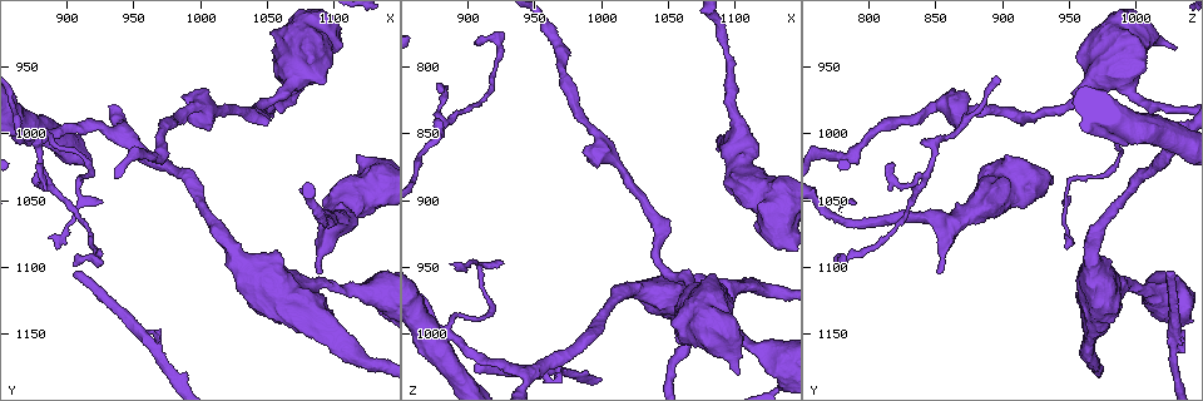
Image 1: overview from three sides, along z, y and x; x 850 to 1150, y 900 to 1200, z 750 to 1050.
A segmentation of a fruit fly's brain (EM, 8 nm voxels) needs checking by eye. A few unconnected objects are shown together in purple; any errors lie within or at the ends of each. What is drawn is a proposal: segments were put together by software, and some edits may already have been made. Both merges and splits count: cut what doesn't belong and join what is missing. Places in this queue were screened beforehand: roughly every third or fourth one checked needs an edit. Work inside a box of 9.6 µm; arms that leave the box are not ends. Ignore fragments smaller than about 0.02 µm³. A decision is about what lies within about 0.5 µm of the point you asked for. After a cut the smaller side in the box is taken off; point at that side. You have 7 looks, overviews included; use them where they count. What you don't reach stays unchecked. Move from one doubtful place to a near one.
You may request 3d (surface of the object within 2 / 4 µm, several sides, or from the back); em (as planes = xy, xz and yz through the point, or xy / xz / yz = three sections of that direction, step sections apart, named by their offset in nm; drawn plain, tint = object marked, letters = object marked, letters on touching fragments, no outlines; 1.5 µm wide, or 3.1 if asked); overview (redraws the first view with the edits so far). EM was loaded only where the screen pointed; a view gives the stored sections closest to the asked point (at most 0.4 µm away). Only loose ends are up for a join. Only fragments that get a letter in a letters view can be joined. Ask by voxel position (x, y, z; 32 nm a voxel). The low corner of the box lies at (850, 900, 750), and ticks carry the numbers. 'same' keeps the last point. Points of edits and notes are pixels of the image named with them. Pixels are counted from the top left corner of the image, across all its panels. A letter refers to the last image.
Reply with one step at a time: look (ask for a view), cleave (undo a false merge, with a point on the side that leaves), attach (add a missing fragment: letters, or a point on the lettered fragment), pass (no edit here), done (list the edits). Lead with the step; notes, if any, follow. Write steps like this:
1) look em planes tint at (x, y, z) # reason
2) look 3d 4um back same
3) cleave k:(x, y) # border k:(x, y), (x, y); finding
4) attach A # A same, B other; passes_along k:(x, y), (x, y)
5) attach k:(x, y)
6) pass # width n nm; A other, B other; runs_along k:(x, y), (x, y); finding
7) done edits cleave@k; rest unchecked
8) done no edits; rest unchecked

look em planes letters at (1090, 1104, 854) # an open end

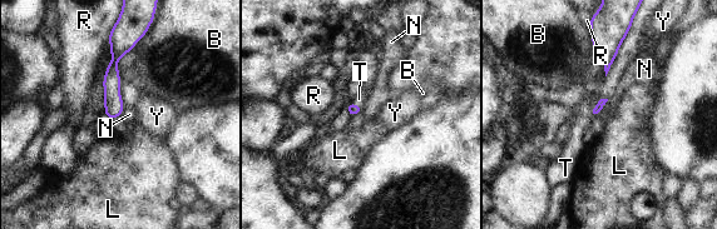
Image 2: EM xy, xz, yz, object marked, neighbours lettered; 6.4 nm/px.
attach T # longest_contact N 150 nm; B other, L other, N other, R other, T same, Y other; it goes on there

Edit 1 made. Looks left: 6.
look em planes tint at (908, 1038, 952) # sharp bend

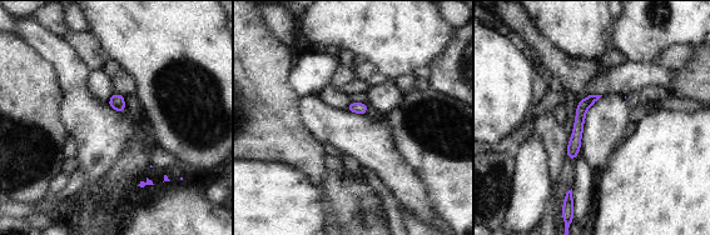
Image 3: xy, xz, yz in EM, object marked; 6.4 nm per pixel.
look em planes letters same # what lies round it

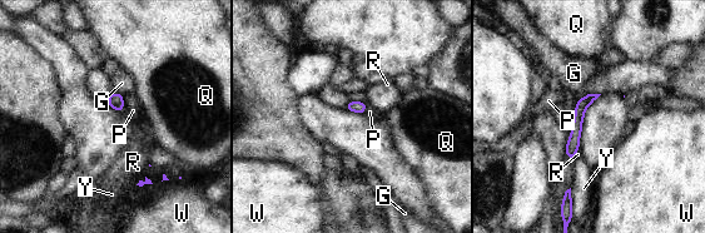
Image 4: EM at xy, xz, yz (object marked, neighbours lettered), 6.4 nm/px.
pass # G other, P other, Q other, R other, W other, Y other; border 4:(123, 97), (124, 110); all the same neuron

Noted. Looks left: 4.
look 3d 2um at (904, 1098, 782) # branch stops here

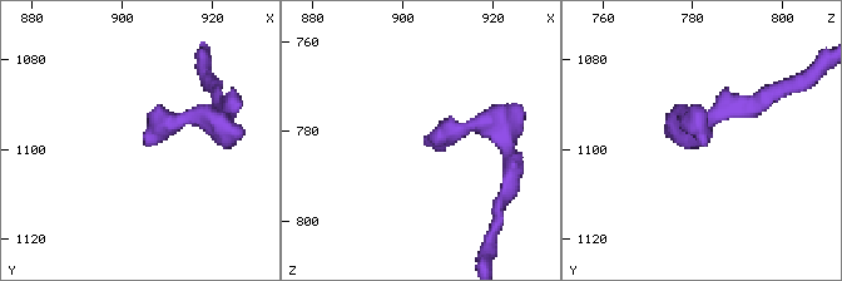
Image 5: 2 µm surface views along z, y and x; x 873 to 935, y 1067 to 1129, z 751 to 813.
look em xy step 8 tint at (905, 1097, 781)

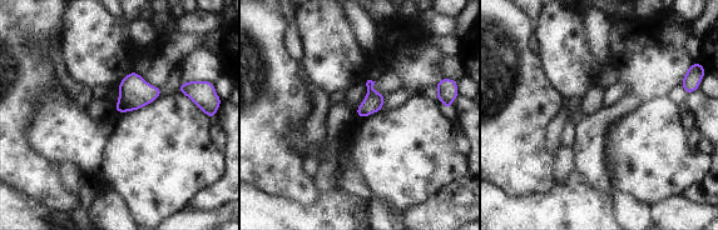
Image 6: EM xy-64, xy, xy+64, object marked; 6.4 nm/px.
look em planes letters same # another direction

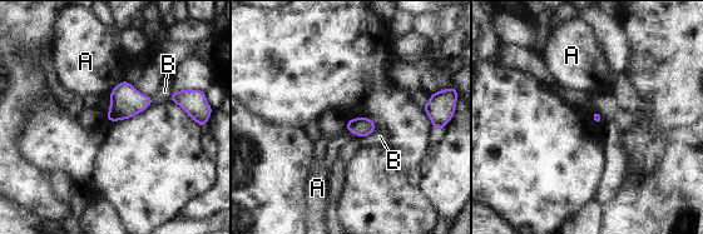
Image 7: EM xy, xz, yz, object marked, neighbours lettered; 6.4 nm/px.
pass # A other, B other; border 7:(122, 79), (109, 94); no lettered fragment goes on from it

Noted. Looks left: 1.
done edits attach@2; rest unchecked

